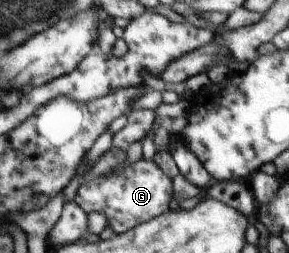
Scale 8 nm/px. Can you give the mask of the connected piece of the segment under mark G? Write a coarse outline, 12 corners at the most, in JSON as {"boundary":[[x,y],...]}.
{"boundary":[[153,160],[83,179],[73,201],[114,234],[166,214]]}

